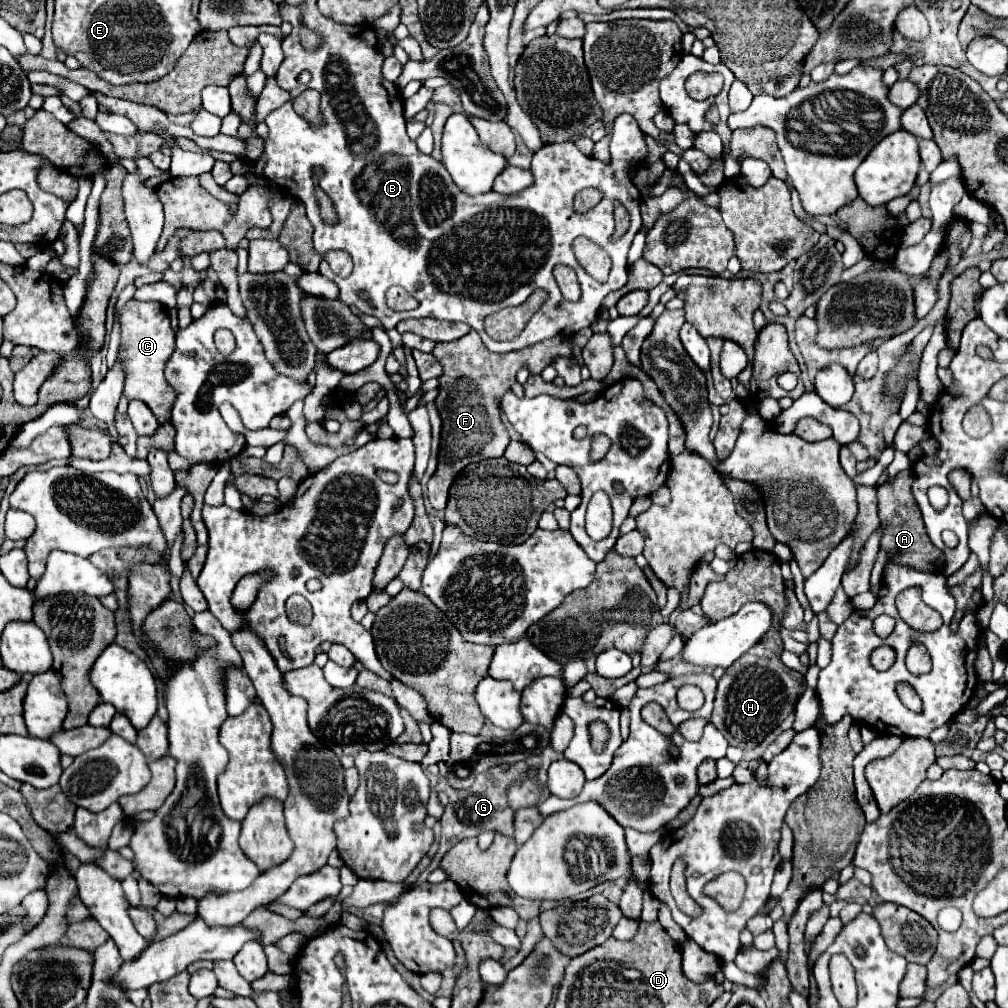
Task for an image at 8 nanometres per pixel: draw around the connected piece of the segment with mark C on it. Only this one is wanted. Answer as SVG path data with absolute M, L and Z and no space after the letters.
M129 300L121 310L121 356L125 360L125 396L143 400L159 422L167 422L173 406L173 390L167 386L163 368L175 350L175 330L167 326L151 326L151 302Z

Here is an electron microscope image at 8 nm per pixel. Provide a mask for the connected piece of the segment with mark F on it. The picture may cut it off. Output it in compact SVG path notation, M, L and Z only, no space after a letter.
M471 330L469 334L465 334L463 338L459 340L453 340L453 342L439 342L433 350L433 354L437 356L437 360L441 362L443 366L443 374L439 376L439 396L435 398L435 406L437 406L437 412L441 416L441 422L443 422L443 428L441 428L441 448L439 448L439 464L437 464L437 470L435 474L429 478L427 482L427 490L429 490L429 500L431 500L431 506L435 510L443 510L445 504L447 504L447 492L449 492L449 486L451 482L455 480L455 476L471 462L479 462L479 460L485 460L485 458L499 458L503 456L507 444L511 442L509 434L507 434L507 428L501 420L501 408L497 406L497 402L501 402L501 394L509 392L511 386L515 384L515 374L521 370L521 368L527 368L529 372L535 372L539 374L545 366L549 366L549 362L555 358L555 356L571 356L571 348L569 348L569 340L567 338L551 338L551 340L545 340L545 342L537 342L529 348L523 348L523 350L513 350L513 352L507 352L507 354L495 354L495 352L489 352L485 348L485 344L481 342L479 334L475 330Z

